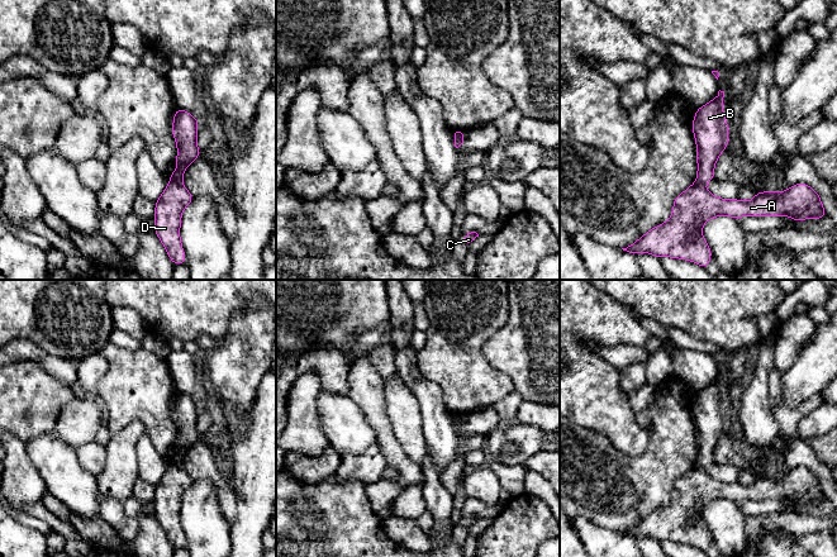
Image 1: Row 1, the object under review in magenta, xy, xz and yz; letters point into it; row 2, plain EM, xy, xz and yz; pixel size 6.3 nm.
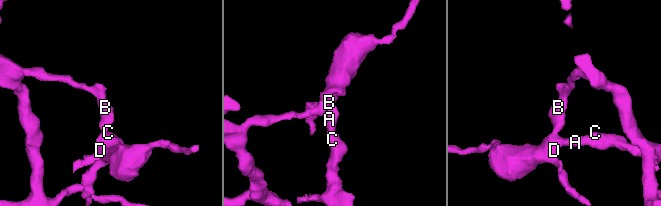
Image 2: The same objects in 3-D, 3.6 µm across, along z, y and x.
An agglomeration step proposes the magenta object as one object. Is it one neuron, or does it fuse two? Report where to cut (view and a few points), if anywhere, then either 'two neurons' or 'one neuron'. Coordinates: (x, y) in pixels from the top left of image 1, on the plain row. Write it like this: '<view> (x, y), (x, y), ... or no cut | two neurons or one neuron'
xy (170, 463), (180, 466) | two neurons

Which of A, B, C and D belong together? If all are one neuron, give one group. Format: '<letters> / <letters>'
A C D / B

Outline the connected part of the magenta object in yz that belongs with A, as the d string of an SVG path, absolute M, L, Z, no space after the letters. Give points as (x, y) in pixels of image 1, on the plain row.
M694 466L674 484L670 503L650 513L627 532L633 538L646 535L658 542L672 541L691 544L704 552L712 533L702 519L705 505L714 500L779 500L786 499L796 506L803 503L819 504L827 499L815 473L804 466L784 476L756 476L751 485L726 484L712 479L703 467Z

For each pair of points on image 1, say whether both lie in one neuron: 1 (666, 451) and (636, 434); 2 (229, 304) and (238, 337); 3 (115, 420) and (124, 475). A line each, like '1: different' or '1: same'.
1: different
2: different
3: different

